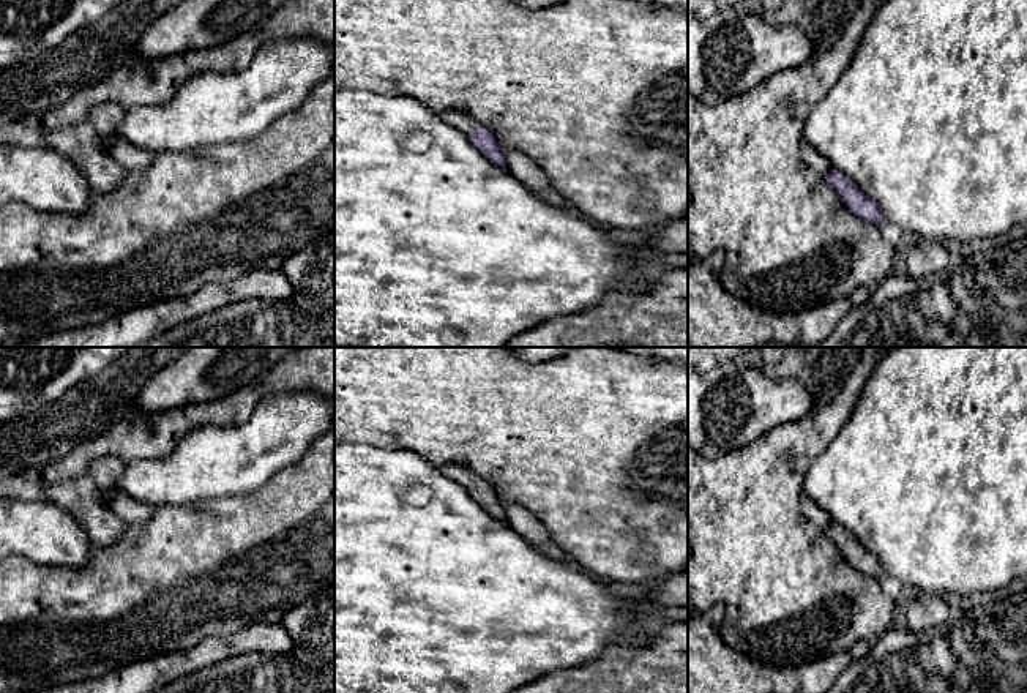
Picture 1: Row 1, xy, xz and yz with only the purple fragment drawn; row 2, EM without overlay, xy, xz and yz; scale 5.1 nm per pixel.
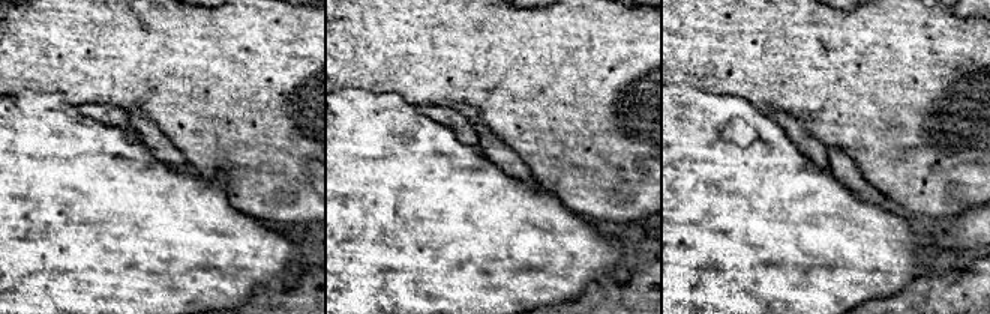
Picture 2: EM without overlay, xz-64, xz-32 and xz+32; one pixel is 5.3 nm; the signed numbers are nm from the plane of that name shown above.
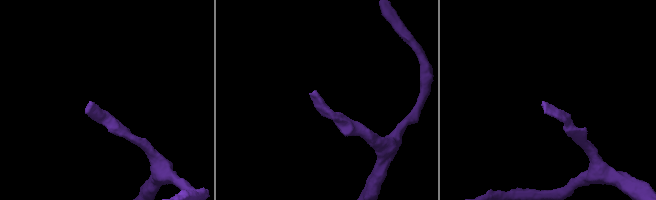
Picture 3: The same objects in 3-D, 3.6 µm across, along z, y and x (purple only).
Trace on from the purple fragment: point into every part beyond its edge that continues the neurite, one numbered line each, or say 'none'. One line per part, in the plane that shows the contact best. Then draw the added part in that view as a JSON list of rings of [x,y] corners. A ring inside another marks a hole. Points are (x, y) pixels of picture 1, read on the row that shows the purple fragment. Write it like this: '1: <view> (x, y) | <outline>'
1: xz (466, 123) | [[[456,111],[440,112],[439,117],[445,123],[462,131],[467,137],[473,136],[483,126],[478,120],[475,120],[469,114],[462,114],[462,112],[456,112]]]

